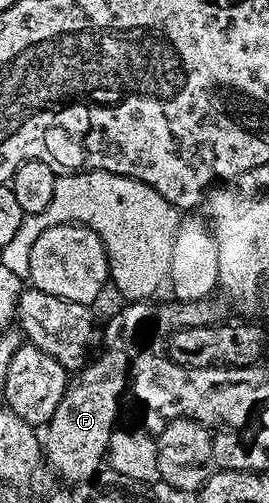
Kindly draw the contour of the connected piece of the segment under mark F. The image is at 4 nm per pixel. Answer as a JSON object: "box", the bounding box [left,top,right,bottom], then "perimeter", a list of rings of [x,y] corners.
{"box":[45,302,153,485],"perimeter":[[[127,302],[124,308],[119,308],[104,323],[101,328],[101,347],[97,355],[87,361],[87,365],[78,369],[70,377],[61,402],[57,402],[57,410],[53,410],[53,418],[45,425],[45,460],[51,463],[51,468],[72,485],[82,484],[92,479],[100,471],[107,455],[107,447],[111,441],[111,433],[116,431],[115,419],[119,416],[119,399],[129,388],[129,373],[131,365],[141,351],[139,343],[143,340],[143,331],[149,328],[153,320],[153,308],[147,302]]]}

